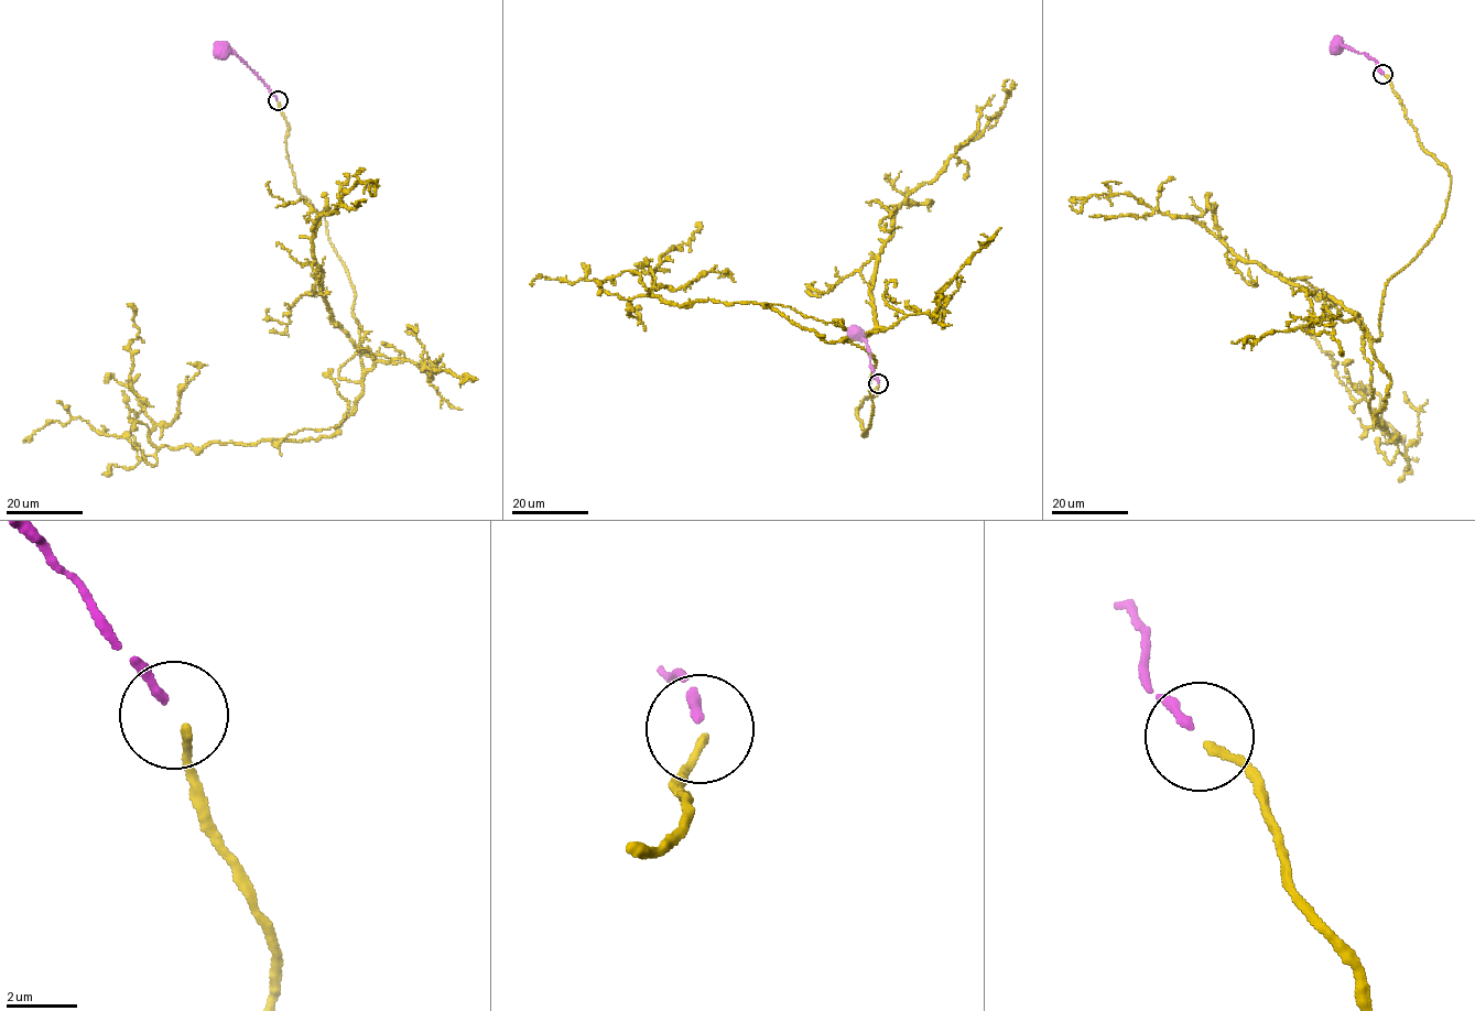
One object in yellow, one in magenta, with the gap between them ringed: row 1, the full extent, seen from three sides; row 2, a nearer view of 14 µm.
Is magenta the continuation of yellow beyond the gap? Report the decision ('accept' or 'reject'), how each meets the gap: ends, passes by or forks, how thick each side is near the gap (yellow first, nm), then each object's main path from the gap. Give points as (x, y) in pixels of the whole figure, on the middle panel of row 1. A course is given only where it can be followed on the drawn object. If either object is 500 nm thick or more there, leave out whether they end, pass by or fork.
accept; yellow ends there; magenta ends there; 240 nm thick on the yellow side, 260 nm on the other; yellow runs (878, 384), (864, 436), (875, 359), (842, 340), (861, 334), (652, 295), (696, 224); magenta runs (878, 382), (866, 341), (860, 333), (855, 332)

